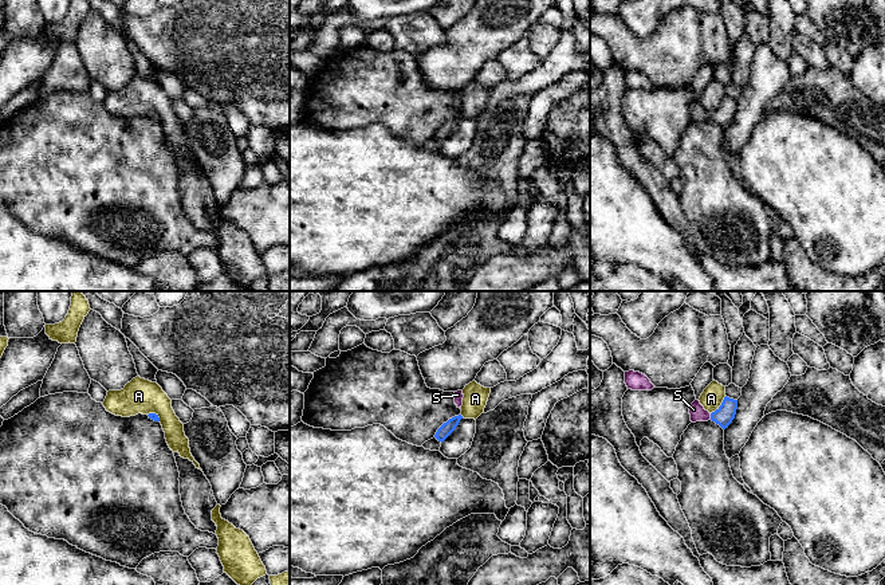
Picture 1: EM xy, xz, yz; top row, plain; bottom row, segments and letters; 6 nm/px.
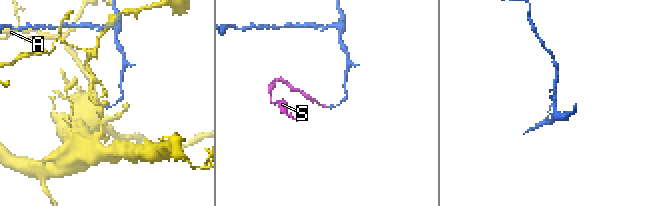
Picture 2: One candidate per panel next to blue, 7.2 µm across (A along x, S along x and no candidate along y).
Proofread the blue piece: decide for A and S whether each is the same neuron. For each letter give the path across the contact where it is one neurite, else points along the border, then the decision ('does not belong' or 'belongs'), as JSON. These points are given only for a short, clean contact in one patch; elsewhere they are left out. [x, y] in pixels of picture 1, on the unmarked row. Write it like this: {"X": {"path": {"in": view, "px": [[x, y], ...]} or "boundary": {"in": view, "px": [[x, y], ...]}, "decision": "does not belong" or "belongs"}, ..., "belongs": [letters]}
{"A": {"boundary": {"in": "yz", "px": [[726, 95], [711, 113]]}, "decision": "does not belong"}, "S": {"path": {"in": "yz", "px": [[723, 116], [711, 116], [697, 113]]}, "decision": "belongs"}, "belongs": ["S"]}

